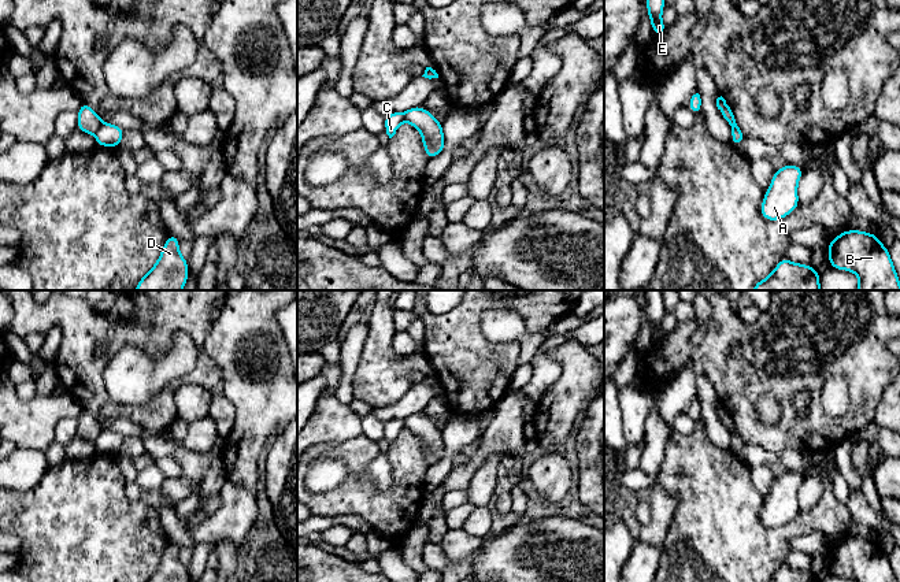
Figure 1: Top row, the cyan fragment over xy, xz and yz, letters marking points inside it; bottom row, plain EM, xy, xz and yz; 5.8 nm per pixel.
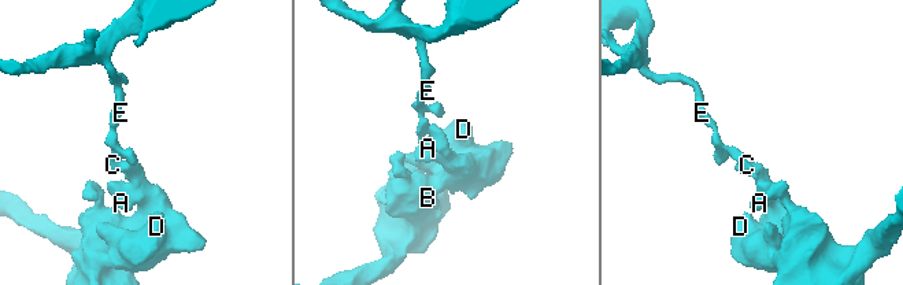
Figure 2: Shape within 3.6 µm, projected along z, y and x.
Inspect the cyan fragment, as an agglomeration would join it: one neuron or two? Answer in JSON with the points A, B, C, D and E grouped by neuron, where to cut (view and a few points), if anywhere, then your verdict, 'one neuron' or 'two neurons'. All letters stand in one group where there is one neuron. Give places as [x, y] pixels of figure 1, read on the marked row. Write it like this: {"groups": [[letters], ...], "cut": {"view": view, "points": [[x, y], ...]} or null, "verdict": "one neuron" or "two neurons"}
{"groups": [["A", "B", "D"], ["C", "E"]], "cut": {"view": "xy", "points": [[103, 122], [95, 133]]}, "verdict": "two neurons"}

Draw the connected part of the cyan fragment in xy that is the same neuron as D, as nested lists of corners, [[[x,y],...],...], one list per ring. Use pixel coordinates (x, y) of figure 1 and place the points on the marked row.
[[[168,234],[159,259],[140,279],[134,290],[182,290],[188,278],[188,260],[179,253],[179,238]]]

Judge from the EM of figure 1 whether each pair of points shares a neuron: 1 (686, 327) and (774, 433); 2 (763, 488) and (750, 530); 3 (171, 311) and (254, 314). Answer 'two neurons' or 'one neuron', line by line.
1: one neuron
2: two neurons
3: two neurons

